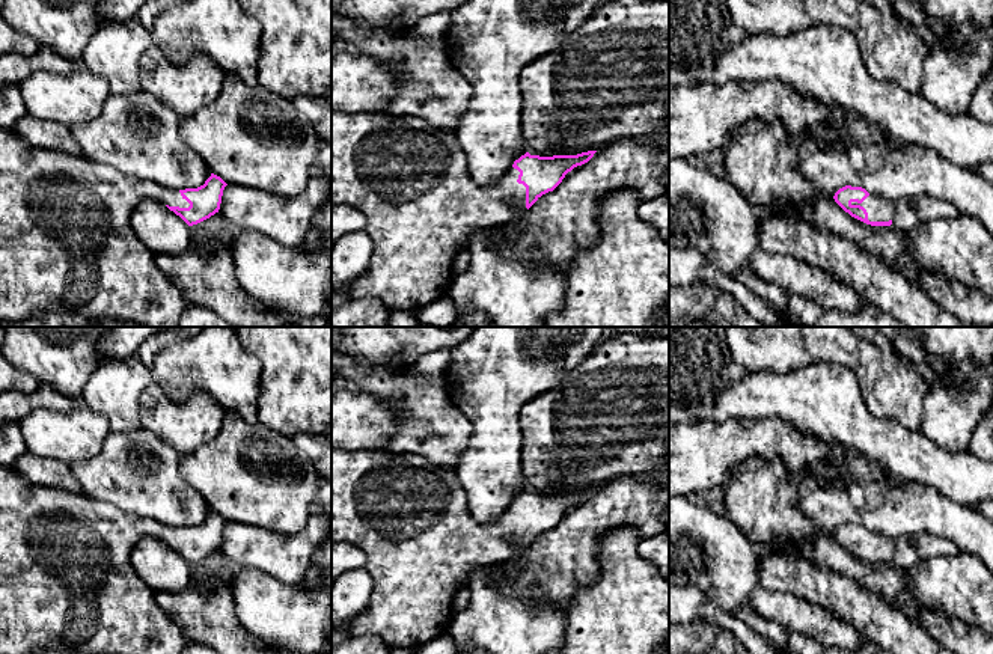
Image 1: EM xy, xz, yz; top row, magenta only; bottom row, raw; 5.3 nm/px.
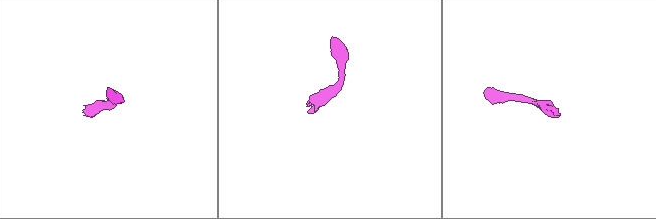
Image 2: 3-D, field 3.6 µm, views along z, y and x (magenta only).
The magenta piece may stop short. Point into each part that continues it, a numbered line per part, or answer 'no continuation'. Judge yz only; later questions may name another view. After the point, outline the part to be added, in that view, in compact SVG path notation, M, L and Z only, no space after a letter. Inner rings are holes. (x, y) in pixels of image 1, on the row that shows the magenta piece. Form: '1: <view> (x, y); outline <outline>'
1: yz (879, 208); outline M869 194L862 203L851 202L851 205L863 206L869 222L889 222L895 214L895 203L892 200L874 194Z

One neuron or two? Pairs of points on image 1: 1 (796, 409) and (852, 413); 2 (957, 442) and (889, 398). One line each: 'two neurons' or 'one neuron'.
1: one neuron
2: two neurons

